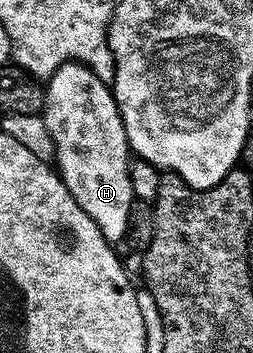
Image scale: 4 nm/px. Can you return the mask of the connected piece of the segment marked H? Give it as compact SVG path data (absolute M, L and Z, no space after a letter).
M65 64L54 76L49 77L47 81L47 100L48 103L46 103L45 106L43 119L57 147L56 163L58 165L61 164L61 168L59 167L60 175L63 177L65 183L68 184L71 194L77 199L79 206L83 206L85 213L97 223L99 230L105 235L106 240L110 242L124 241L129 235L129 215L135 203L135 197L133 197L133 176L129 173L131 149L129 146L129 139L127 138L127 130L123 126L123 118L119 114L119 106L117 105L116 98L112 94L110 85L104 84L104 82L89 68L86 68L84 64Z

